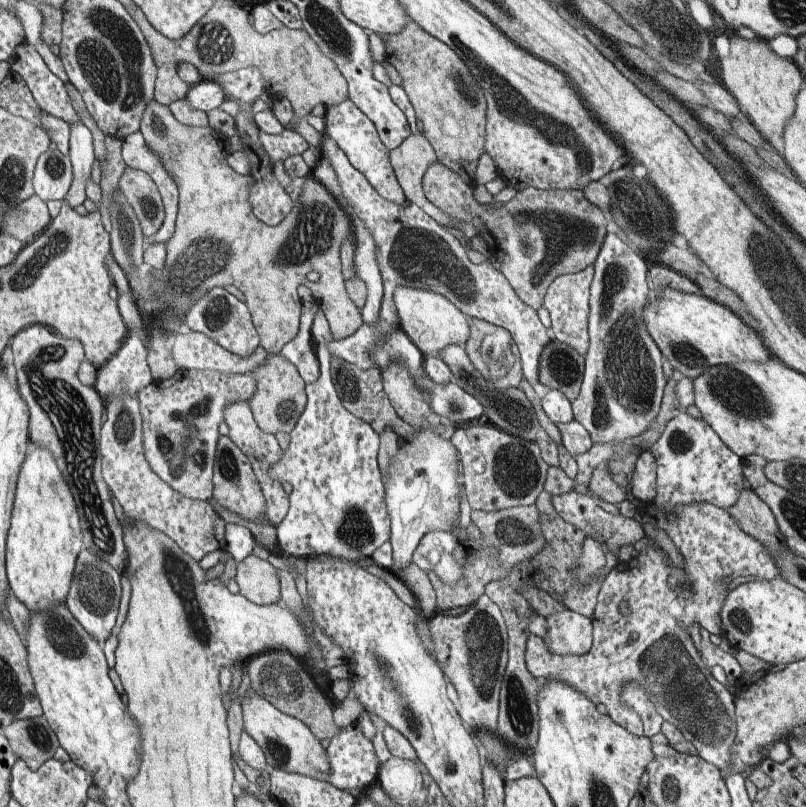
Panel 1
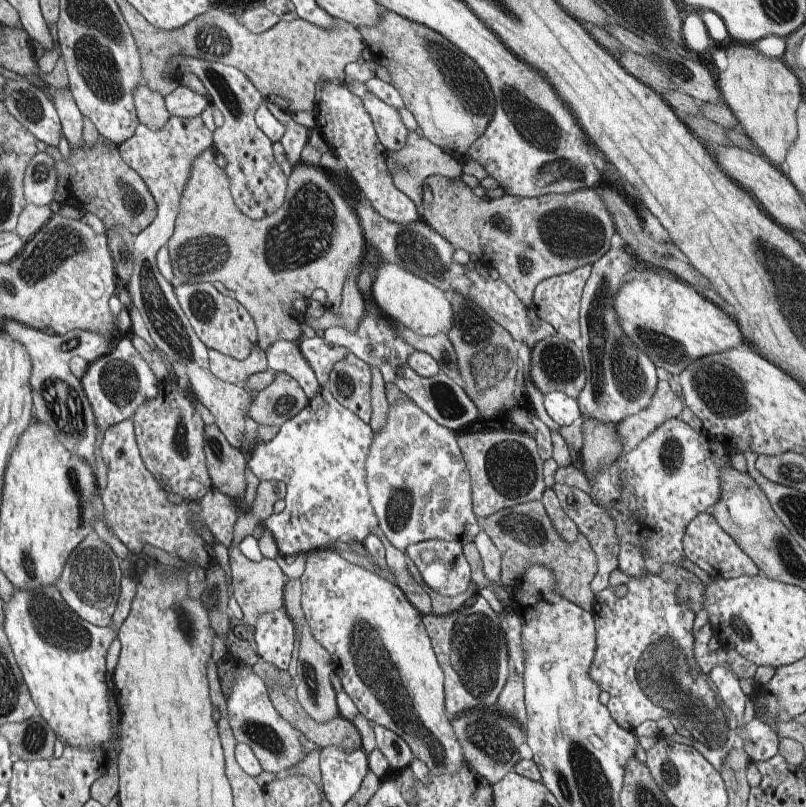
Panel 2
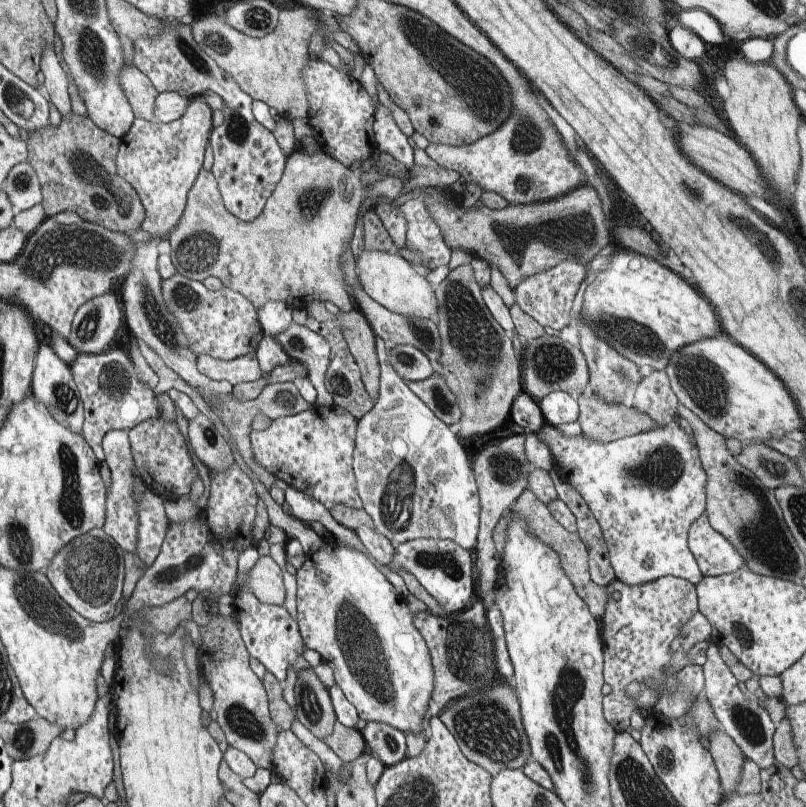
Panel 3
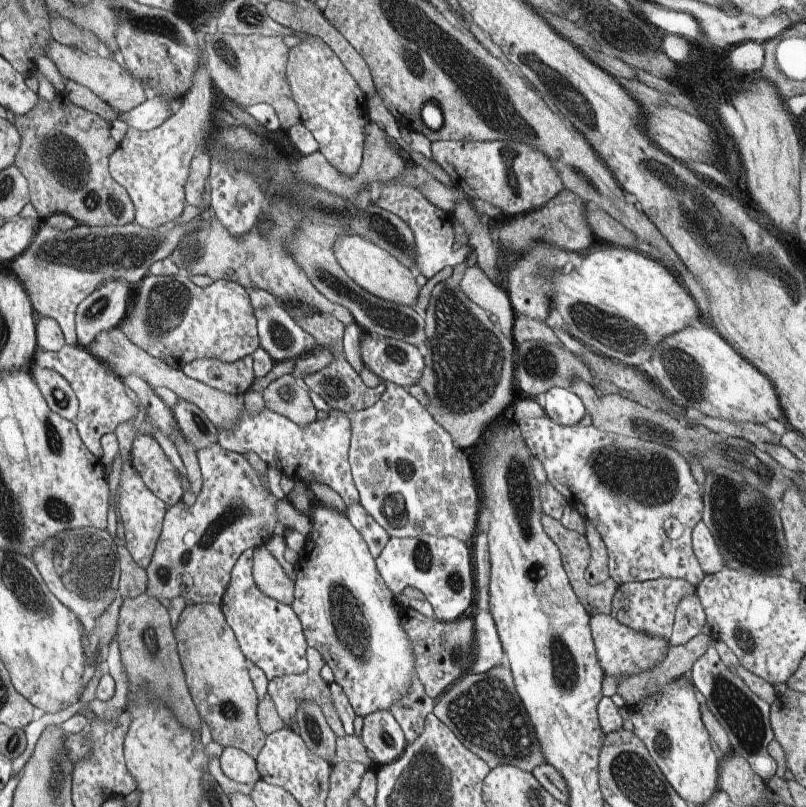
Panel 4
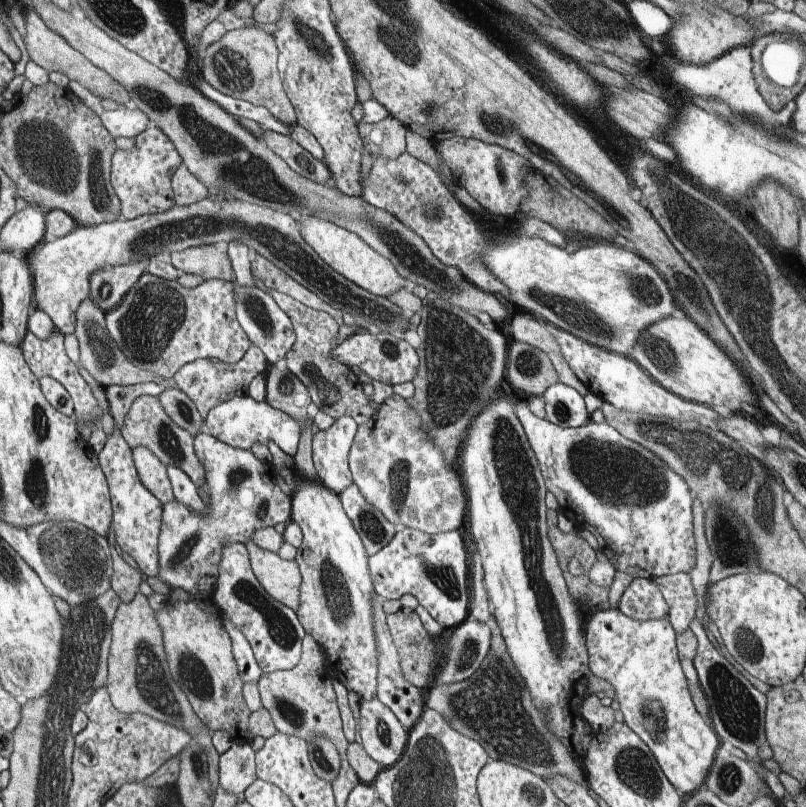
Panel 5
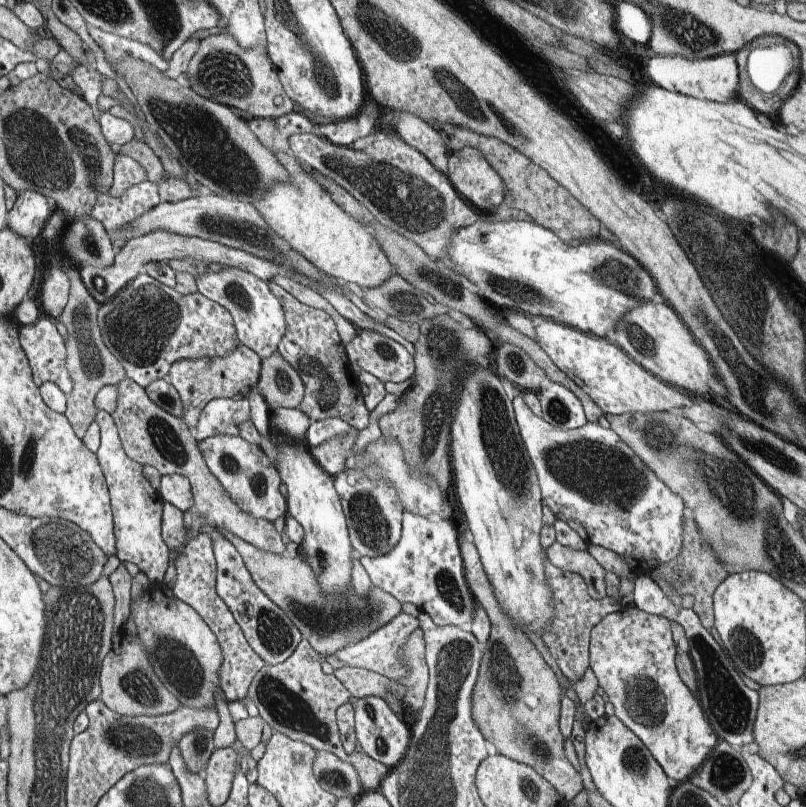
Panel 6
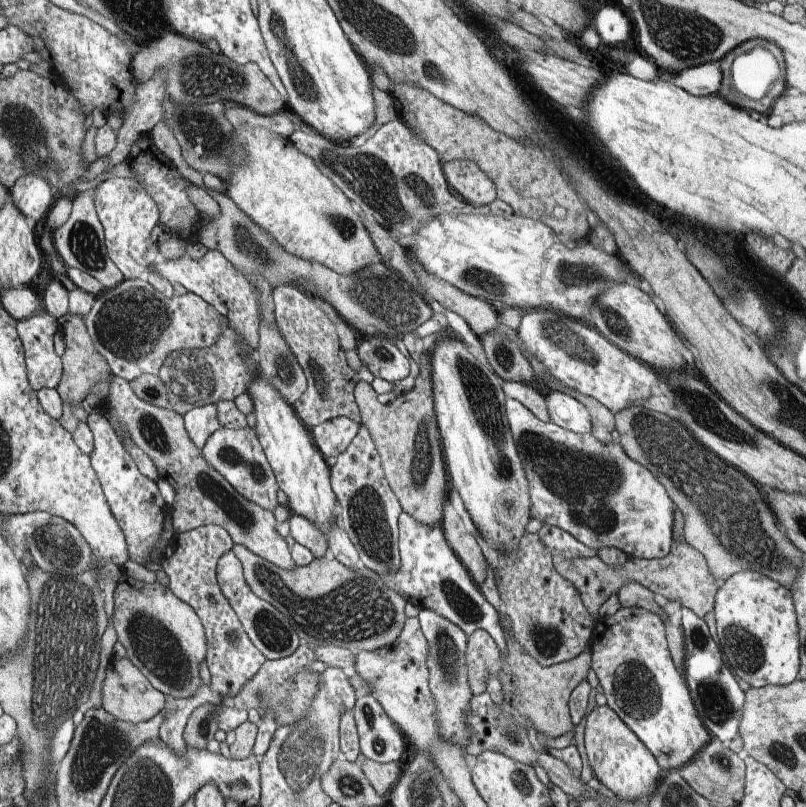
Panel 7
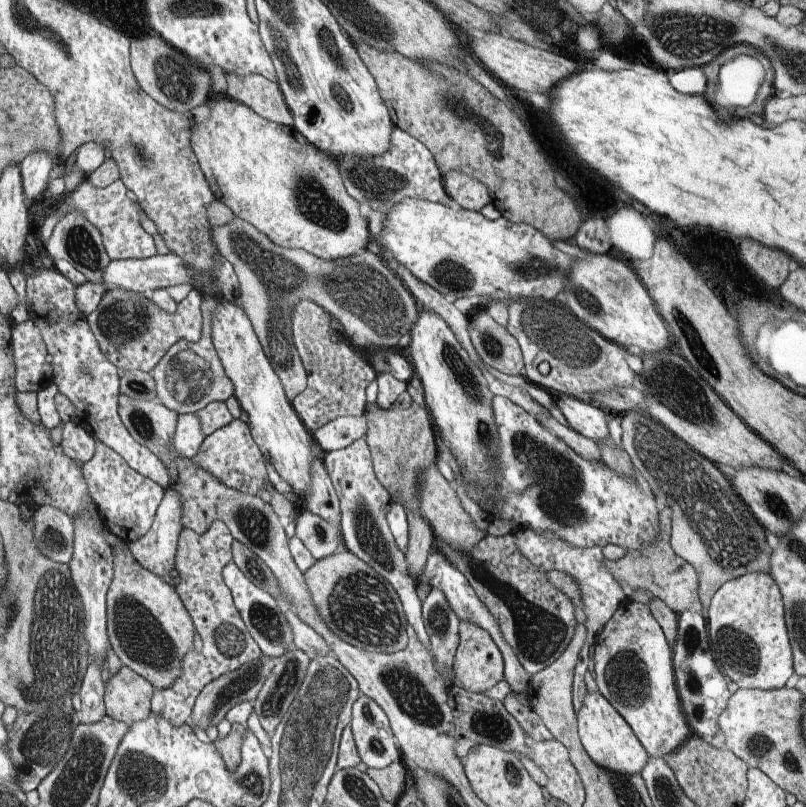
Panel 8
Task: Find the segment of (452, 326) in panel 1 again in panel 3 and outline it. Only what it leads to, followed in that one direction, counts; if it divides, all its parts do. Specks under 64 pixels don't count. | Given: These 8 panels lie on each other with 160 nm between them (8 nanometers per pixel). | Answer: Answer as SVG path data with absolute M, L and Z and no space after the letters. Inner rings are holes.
M364 249L357 258L355 271L364 292L384 308L403 316L416 316L416 318L436 321L438 302L436 302L435 289L428 283L425 275L421 275L398 252Z

